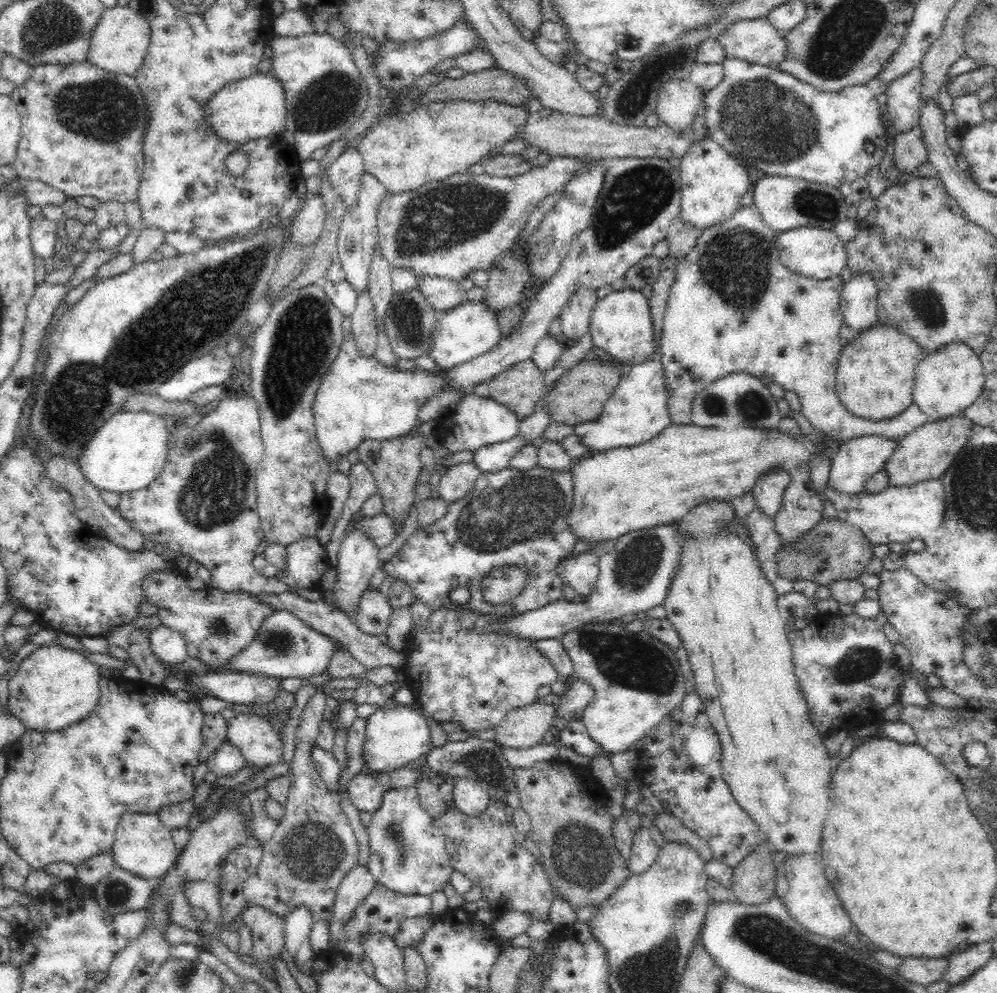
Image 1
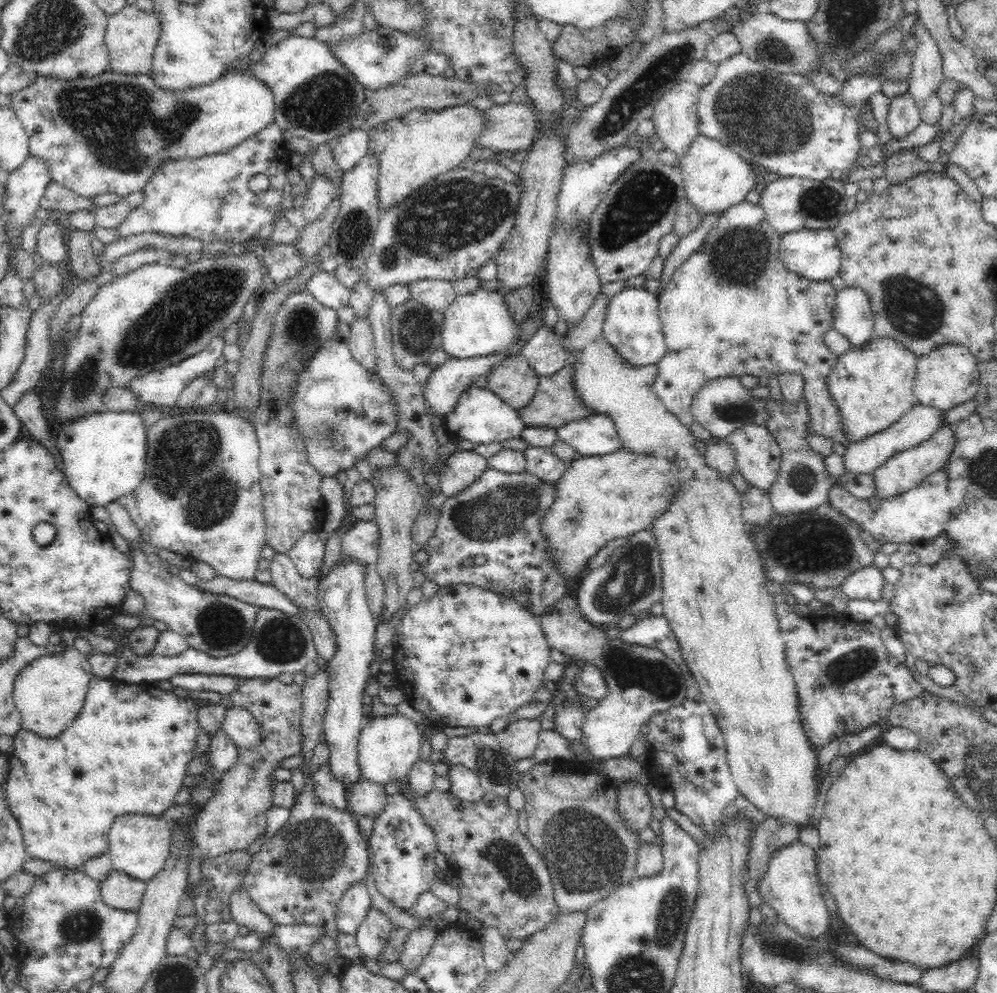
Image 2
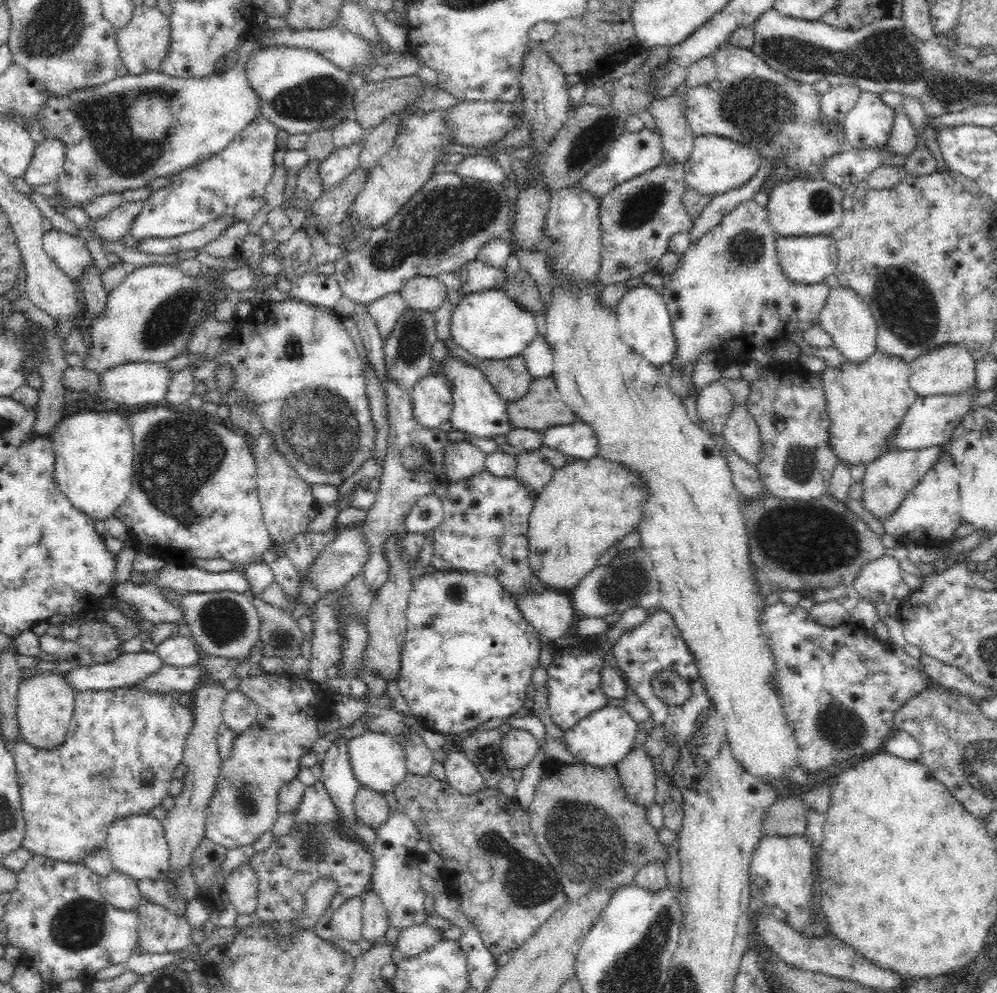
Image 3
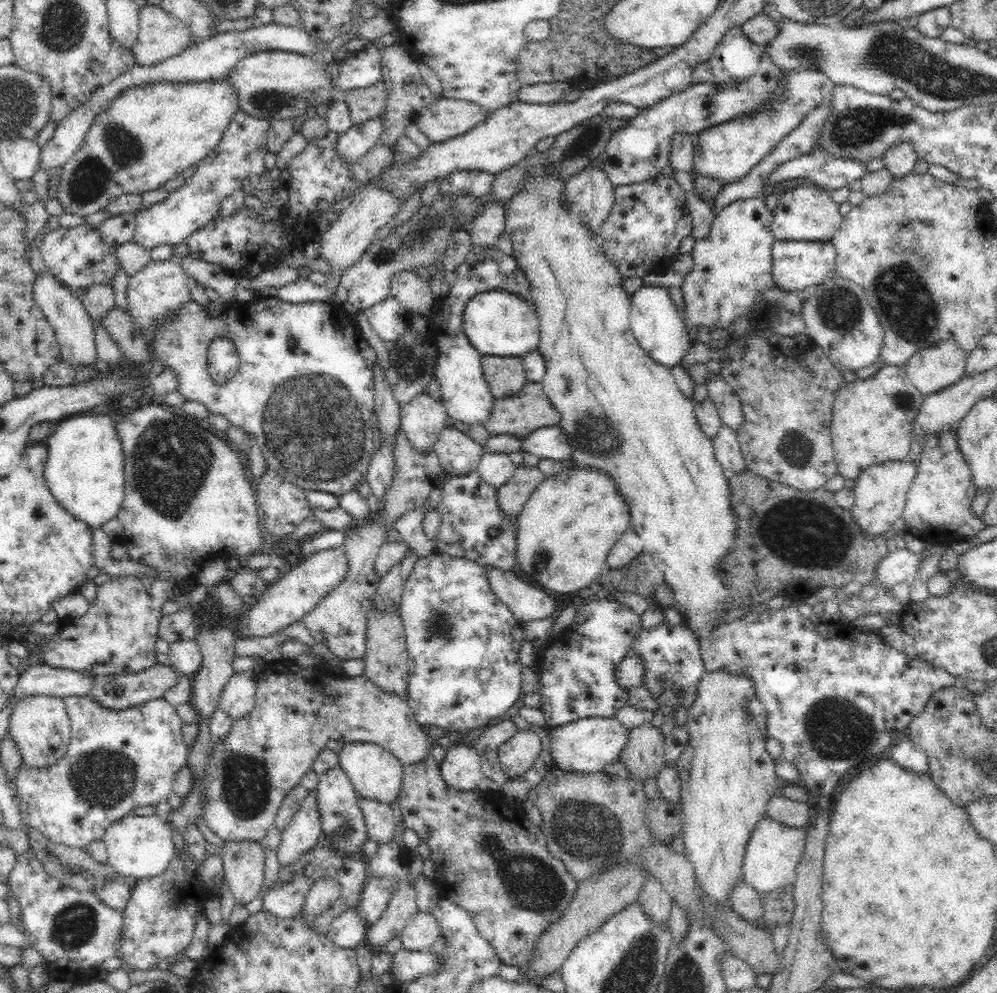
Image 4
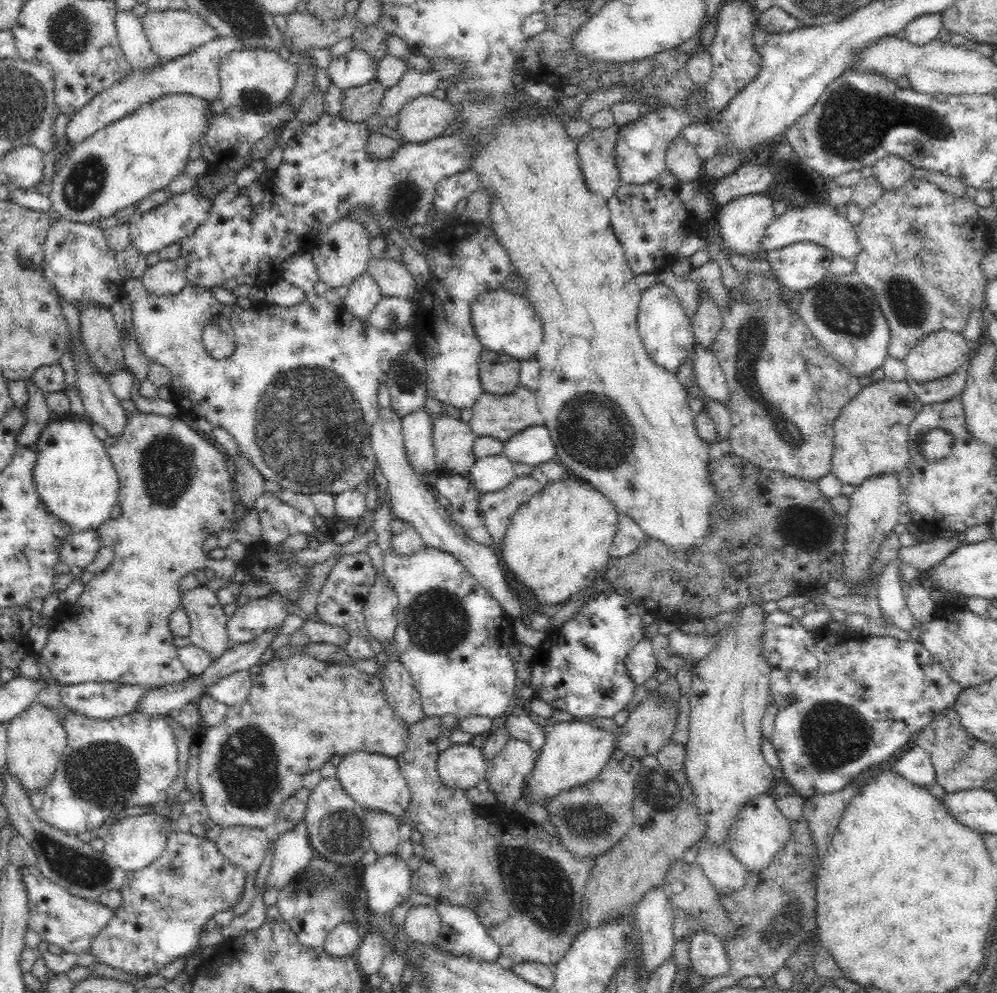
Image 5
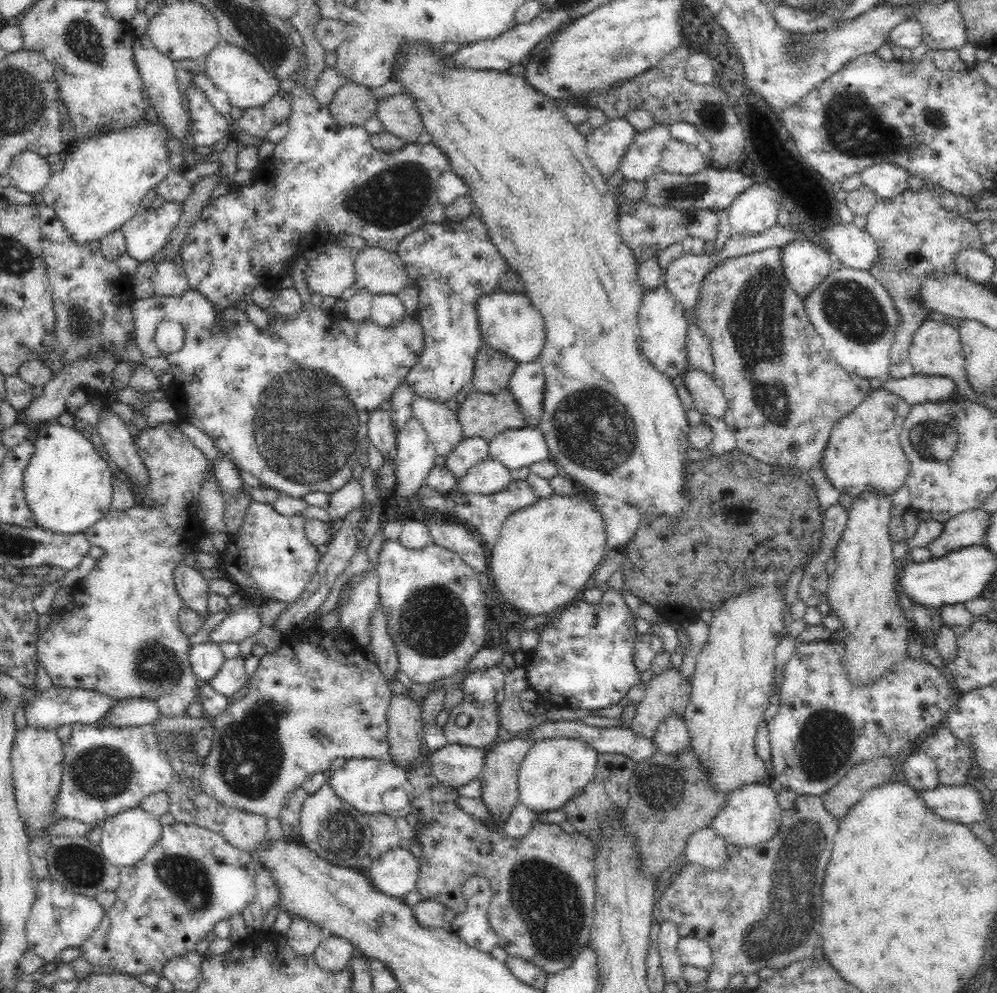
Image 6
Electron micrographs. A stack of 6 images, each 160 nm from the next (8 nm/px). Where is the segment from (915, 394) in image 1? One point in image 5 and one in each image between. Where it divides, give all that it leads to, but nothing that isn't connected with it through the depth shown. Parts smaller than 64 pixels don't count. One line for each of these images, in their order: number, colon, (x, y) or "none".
2: (947, 376)
3: (949, 369)
4: (934, 368)
5: (941, 353)

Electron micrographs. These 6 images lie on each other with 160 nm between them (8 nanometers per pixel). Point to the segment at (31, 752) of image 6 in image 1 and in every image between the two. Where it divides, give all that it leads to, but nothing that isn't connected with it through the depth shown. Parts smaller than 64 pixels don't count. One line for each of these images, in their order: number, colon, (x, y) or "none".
1: (54, 687)
2: (49, 692)
3: (46, 702)
4: (39, 725)
5: (37, 739)

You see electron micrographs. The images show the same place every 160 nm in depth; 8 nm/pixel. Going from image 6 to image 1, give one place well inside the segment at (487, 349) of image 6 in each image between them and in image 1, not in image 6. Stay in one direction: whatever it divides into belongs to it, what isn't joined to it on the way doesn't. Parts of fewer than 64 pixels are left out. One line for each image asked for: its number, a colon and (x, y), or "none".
1: (520, 388)
2: (514, 381)
3: (510, 377)
4: (505, 376)
5: (499, 373)

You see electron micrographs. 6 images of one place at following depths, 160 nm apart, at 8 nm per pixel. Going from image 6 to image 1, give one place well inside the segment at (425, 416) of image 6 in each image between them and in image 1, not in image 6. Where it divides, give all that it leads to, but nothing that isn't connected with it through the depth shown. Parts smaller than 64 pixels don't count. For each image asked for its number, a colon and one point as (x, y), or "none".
1: (458, 480)
2: (458, 471)
3: (462, 460)
4: (459, 454)
5: (453, 440)

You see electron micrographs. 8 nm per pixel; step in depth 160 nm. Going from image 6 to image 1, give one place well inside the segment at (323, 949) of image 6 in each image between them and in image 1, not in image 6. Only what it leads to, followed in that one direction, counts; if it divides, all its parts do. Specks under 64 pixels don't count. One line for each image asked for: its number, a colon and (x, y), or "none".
1: (358, 881)
2: (355, 902)
3: (347, 922)
4: (348, 930)
5: (345, 938)

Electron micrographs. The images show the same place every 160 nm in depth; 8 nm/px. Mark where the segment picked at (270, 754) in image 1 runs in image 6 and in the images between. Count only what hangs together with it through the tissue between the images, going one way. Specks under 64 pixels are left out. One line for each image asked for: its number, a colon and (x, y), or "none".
2: (240, 726)
3: (238, 713)
4: (238, 699)
5: (233, 690)
6: (231, 677)

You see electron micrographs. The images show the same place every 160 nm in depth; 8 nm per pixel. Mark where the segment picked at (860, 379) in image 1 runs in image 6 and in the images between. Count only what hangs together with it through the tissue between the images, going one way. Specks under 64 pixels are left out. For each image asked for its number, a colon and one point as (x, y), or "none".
2: (872, 384)
3: (866, 401)
4: (872, 418)
5: (871, 437)
6: (864, 452)

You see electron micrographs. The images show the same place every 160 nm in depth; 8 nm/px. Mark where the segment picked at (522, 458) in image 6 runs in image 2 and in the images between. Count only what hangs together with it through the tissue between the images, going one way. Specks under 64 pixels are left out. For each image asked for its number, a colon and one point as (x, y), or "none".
2: (596, 434)
3: (578, 439)
4: (552, 442)
5: (533, 446)

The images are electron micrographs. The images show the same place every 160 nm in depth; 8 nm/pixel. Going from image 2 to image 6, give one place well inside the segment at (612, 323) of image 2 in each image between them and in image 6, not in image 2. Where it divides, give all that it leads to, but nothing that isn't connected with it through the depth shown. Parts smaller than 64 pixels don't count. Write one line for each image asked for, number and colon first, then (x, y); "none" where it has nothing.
3: (642, 317)
4: (654, 320)
5: (666, 332)
6: (663, 326)

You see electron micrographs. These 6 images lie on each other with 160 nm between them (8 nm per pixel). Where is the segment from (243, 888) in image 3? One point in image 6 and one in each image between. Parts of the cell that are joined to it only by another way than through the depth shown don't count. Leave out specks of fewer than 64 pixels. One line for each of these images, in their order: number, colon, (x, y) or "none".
4: (243, 862)
5: (244, 847)
6: (245, 831)

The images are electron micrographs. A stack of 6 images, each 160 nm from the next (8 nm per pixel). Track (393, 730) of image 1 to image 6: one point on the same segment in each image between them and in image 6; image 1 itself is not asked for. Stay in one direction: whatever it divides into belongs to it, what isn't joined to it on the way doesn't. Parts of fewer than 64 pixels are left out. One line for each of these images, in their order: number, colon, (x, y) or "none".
2: (388, 746)
3: (378, 759)
4: (375, 772)
5: (374, 781)
6: (362, 782)

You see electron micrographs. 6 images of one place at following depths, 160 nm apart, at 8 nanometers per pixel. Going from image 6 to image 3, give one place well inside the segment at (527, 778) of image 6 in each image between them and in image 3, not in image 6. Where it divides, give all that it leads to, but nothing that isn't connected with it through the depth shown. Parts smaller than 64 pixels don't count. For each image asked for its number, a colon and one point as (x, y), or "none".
3: (603, 738)
4: (592, 744)
5: (574, 752)

